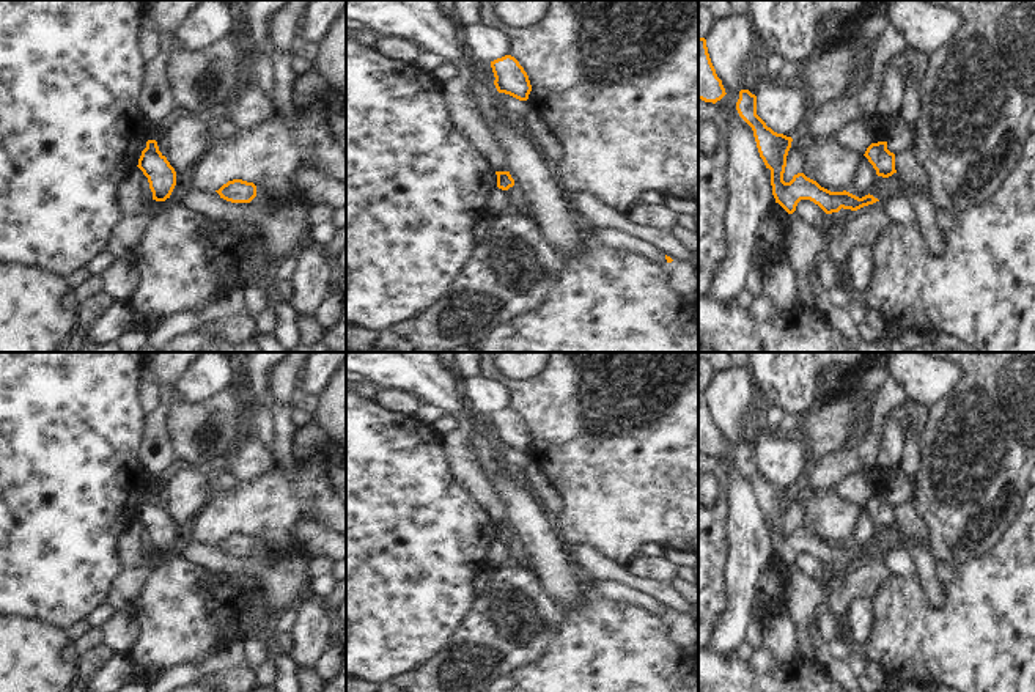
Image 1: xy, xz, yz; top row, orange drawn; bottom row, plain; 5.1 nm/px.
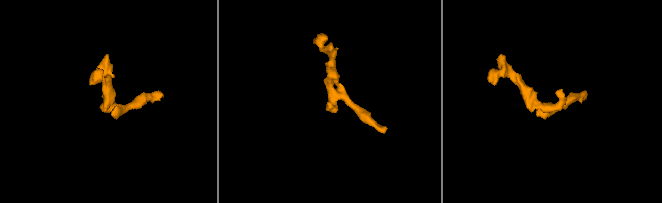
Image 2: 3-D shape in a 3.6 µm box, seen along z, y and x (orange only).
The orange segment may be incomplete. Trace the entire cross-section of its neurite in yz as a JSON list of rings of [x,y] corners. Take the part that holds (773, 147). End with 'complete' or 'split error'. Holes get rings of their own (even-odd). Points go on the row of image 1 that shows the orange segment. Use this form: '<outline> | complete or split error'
[[[749,90],[739,91],[736,110],[752,127],[760,157],[766,168],[771,170],[771,186],[775,203],[779,203],[788,214],[796,211],[801,200],[813,201],[826,214],[838,212],[842,208],[857,211],[879,201],[870,193],[859,198],[846,190],[831,192],[821,187],[816,181],[807,178],[804,173],[797,173],[790,182],[785,182],[783,173],[793,138],[777,134],[766,126],[766,123],[757,115],[757,96]]] | complete

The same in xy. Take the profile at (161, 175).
[[[148,140],[137,165],[148,178],[153,200],[165,201],[176,186],[176,171],[159,151],[156,140]]] | complete

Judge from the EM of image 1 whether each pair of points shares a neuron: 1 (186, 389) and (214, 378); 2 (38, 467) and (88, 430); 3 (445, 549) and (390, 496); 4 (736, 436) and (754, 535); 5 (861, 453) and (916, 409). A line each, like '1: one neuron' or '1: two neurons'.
1: one neuron
2: one neuron
3: one neuron
4: one neuron
5: two neurons

